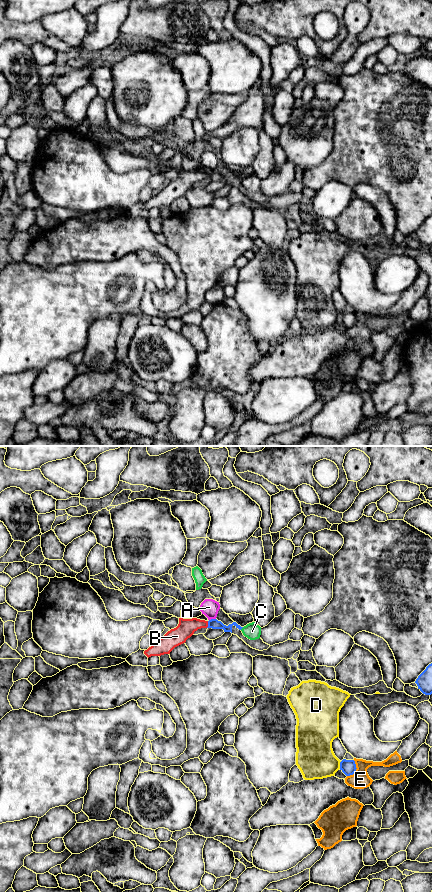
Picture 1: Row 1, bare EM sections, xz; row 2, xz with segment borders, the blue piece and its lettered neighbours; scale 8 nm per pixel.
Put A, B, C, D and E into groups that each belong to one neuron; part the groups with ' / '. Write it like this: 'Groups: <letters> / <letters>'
Groups: A / B / C / D / E

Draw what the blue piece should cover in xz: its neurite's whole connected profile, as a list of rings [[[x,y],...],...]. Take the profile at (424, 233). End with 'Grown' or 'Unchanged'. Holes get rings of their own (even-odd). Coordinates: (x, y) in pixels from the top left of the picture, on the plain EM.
[[[432,215],[418,228],[415,235],[418,241],[425,247],[432,246]]]. Unchanged

